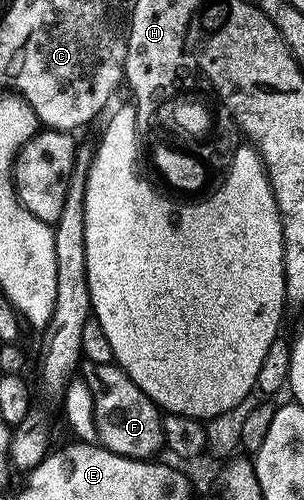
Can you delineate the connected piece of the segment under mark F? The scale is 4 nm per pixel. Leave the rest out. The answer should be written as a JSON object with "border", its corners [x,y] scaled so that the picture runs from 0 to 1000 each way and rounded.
{"border":[[[273,720],[263,730],[263,760],[303,782],[303,806],[309,808],[309,844],[322,864],[322,882],[336,896],[368,902],[382,910],[411,914],[451,914],[457,918],[493,918],[523,896],[536,896],[533,838],[526,824],[507,802],[457,774],[411,742],[382,726],[332,730]]]}

